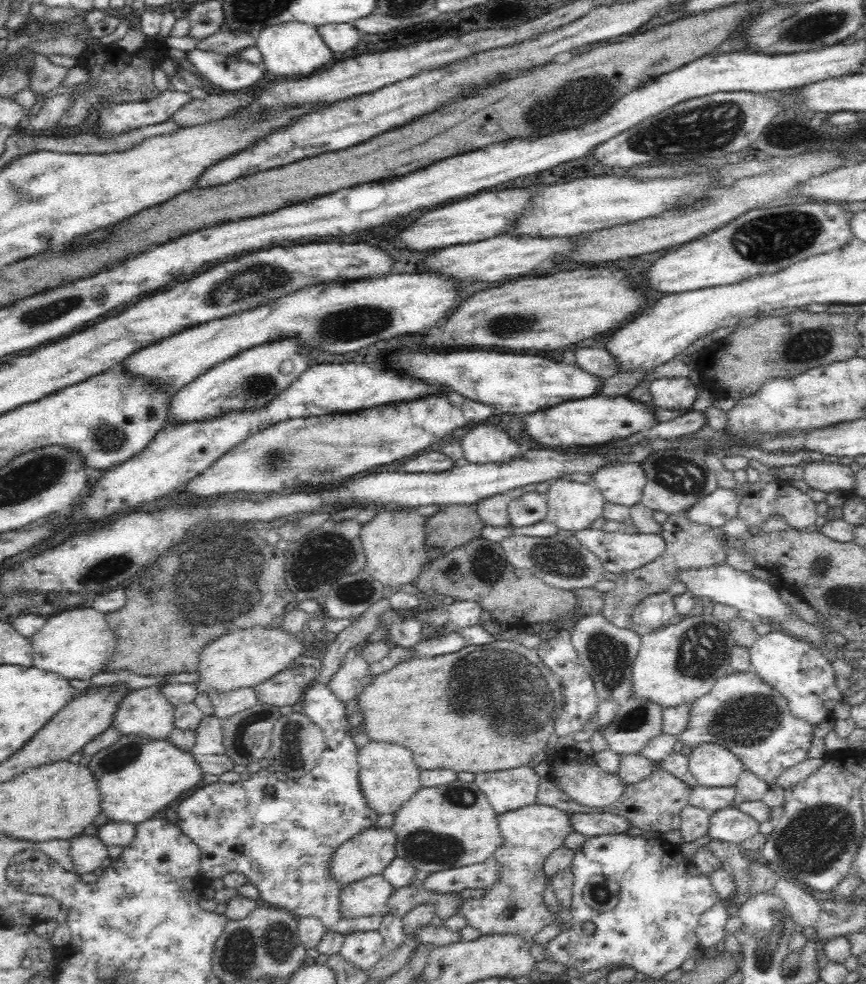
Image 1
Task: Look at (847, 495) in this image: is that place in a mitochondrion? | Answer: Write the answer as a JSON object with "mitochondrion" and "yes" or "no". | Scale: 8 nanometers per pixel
{"mitochondrion":"no"}

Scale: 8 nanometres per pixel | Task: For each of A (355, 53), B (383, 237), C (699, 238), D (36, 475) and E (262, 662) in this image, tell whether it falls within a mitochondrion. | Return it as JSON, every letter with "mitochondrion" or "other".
{"A":"other","B":"other","C":"other","D":"mitochondrion","E":"other"}

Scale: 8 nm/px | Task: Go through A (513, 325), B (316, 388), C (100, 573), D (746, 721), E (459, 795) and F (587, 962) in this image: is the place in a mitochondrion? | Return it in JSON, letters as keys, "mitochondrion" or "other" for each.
{"A":"mitochondrion","B":"other","C":"mitochondrion","D":"mitochondrion","E":"mitochondrion","F":"other"}

